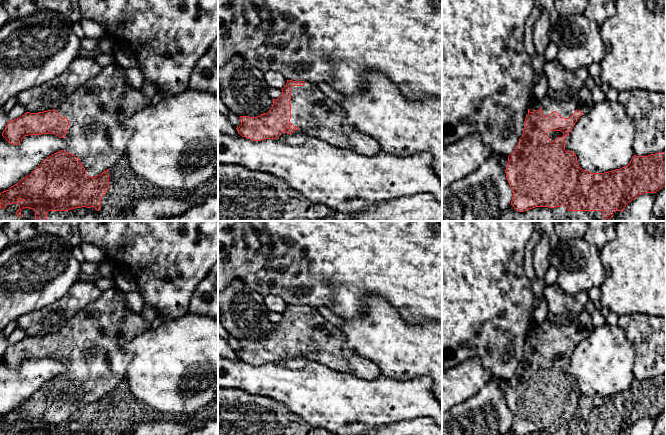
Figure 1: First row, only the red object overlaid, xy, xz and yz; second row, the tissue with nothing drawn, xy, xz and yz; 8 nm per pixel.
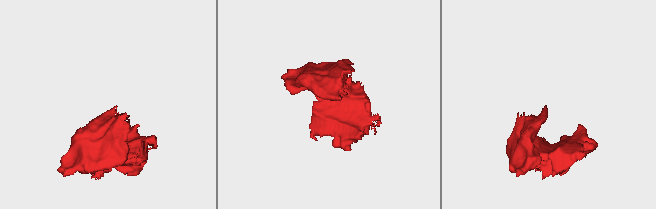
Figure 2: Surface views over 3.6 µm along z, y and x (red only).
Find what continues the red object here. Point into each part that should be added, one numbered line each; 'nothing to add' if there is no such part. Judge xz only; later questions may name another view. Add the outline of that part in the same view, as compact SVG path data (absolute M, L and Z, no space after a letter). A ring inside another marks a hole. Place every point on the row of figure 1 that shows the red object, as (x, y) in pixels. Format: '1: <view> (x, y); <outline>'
1: xz (315, 114); M305 82L304 86L291 87L291 119L290 122L299 129L292 134L304 133L312 138L318 138L337 148L344 148L372 156L382 152L379 144L369 135L360 131L348 122L344 109L328 96L316 84Z

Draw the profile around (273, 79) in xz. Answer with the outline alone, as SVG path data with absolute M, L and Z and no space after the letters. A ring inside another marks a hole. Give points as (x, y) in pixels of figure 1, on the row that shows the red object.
M268 71L264 73L264 80L271 88L282 89L287 83L286 78L279 72Z

